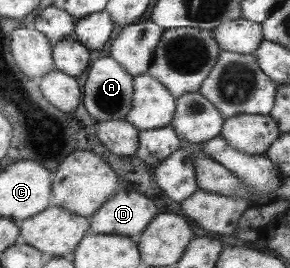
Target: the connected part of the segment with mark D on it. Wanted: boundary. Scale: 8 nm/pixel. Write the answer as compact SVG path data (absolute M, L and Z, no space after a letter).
M117 191L89 216L89 235L136 238L157 214L155 204L135 191Z

